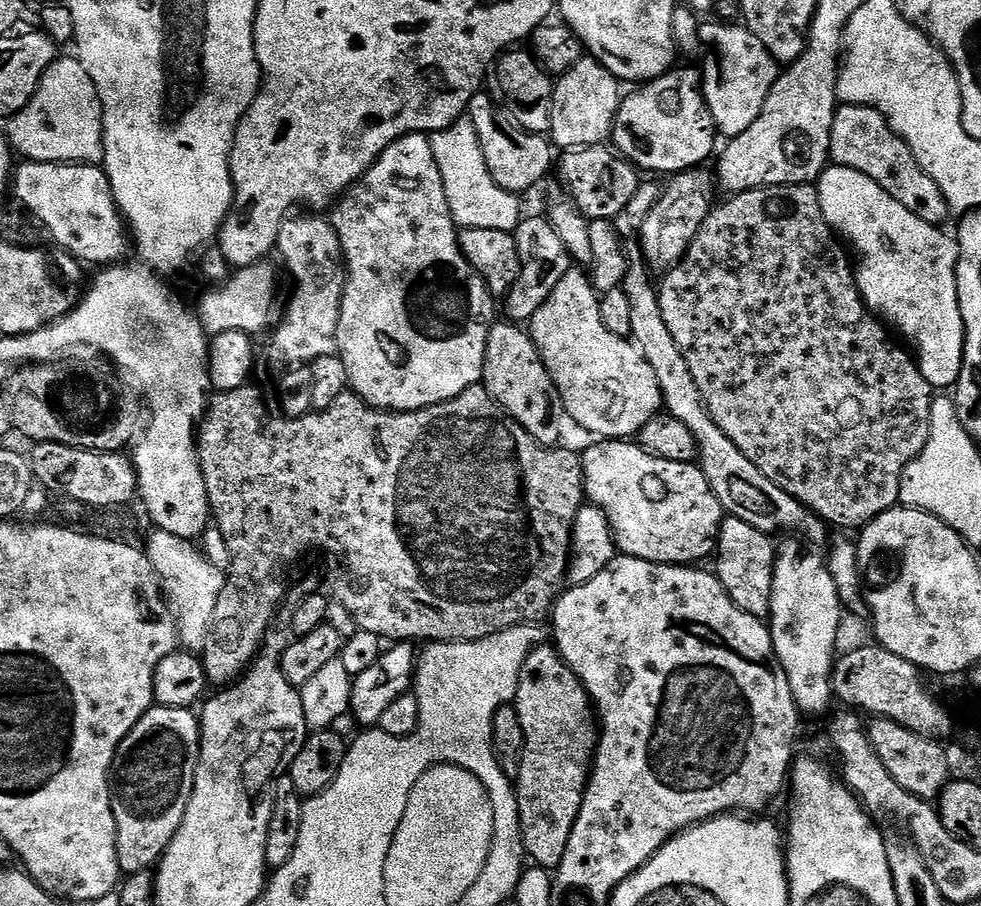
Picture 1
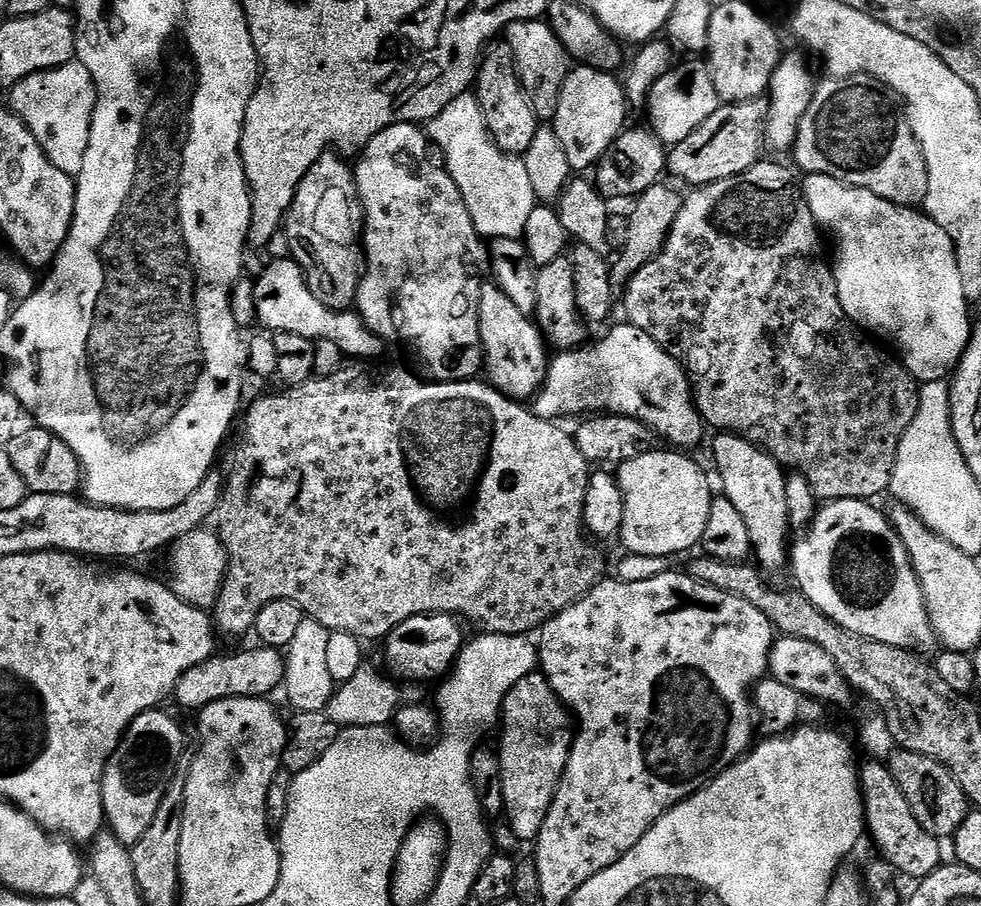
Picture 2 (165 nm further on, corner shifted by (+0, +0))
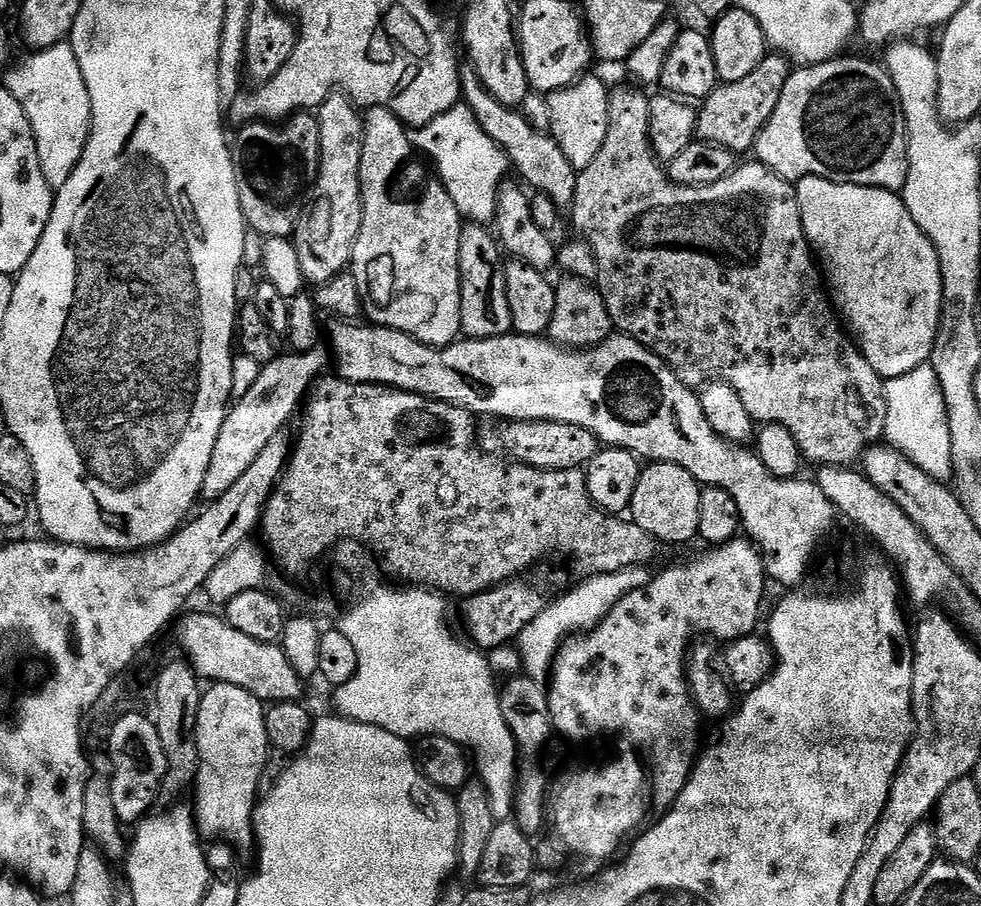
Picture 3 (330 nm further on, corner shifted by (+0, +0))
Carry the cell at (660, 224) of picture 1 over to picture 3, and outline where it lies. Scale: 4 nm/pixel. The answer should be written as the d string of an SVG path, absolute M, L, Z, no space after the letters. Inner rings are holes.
M769 54L746 78L729 84L717 83L714 91L705 98L698 108L696 135L703 143L717 144L734 154L751 153L756 146L758 134L770 122L778 98L782 98L784 83L790 75L790 61L787 56Z

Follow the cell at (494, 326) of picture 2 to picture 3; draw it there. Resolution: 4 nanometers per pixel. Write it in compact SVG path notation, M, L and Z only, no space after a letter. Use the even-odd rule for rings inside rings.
M465 223L460 238L460 249L458 250L458 258L460 259L460 314L462 317L462 332L465 337L473 340L486 340L489 336L506 336L513 331L512 315L510 314L510 302L506 294L506 282L504 281L504 265L505 261L502 257L502 249L498 243L497 237L483 224Z

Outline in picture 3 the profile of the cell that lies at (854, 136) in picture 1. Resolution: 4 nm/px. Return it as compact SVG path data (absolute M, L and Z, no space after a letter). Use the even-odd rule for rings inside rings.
M847 56L827 60L821 64L800 66L789 75L788 80L784 83L782 98L778 98L778 106L774 106L774 114L770 114L770 122L766 122L766 126L758 134L754 149L755 159L789 182L795 182L807 176L817 176L823 180L832 180L835 184L857 184L867 188L881 188L887 192L899 193L903 189L904 183L908 181L908 124L904 120L904 111L900 105L896 87L887 67L881 66L879 63L877 63L878 65L871 64L868 60L859 60L856 56Z

